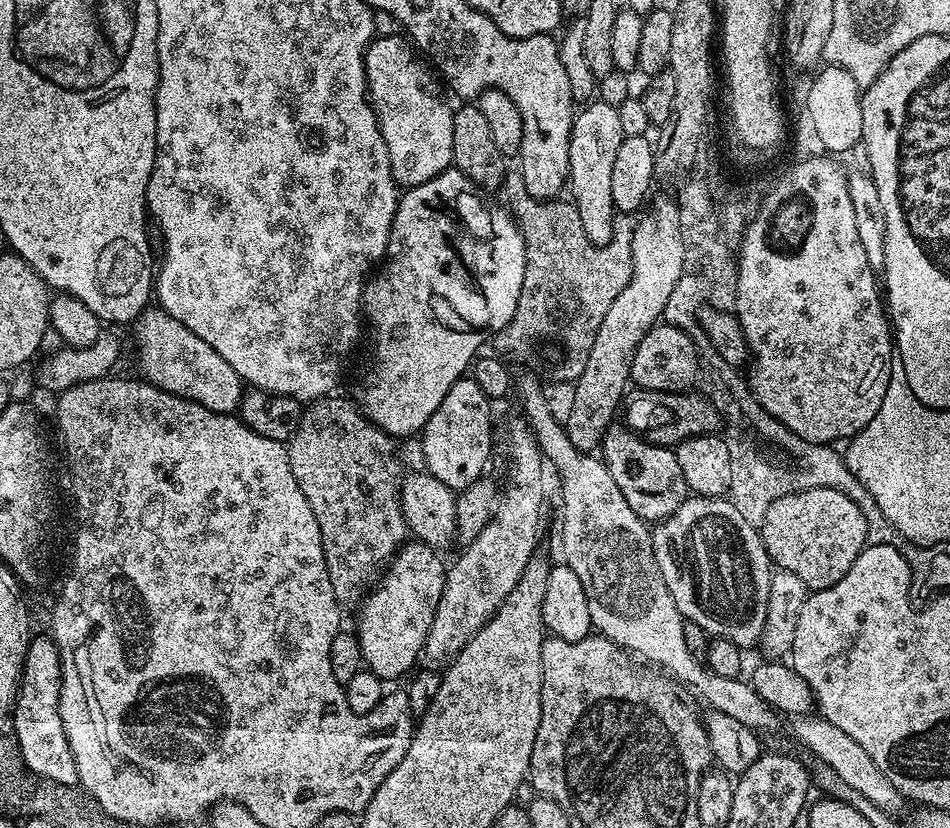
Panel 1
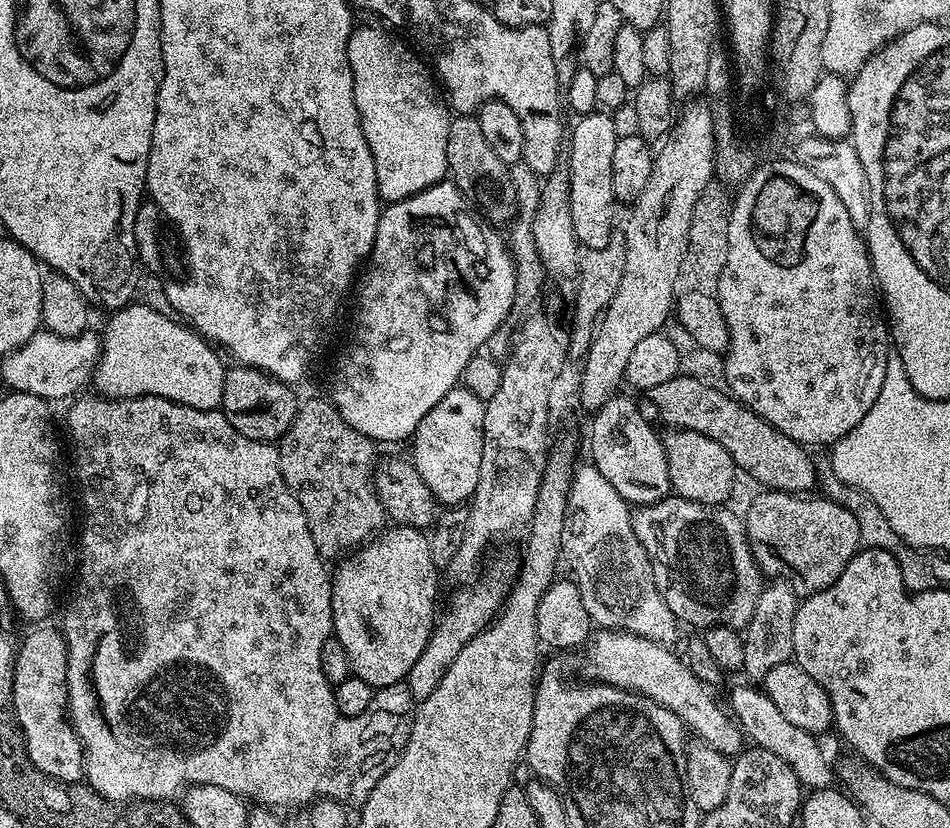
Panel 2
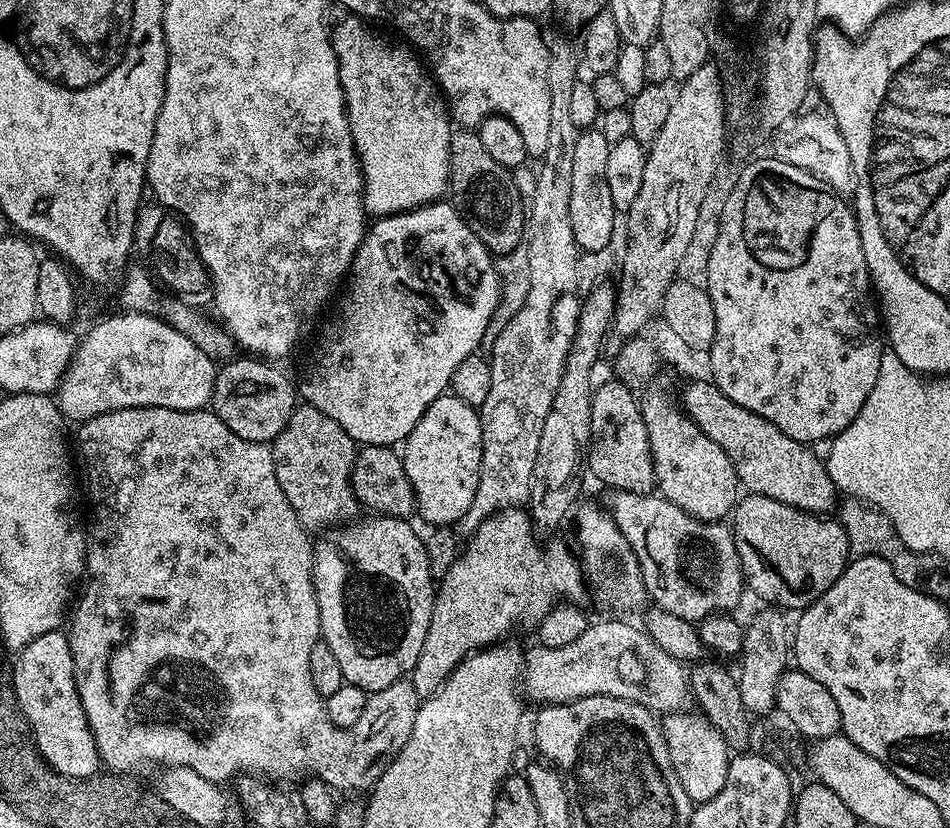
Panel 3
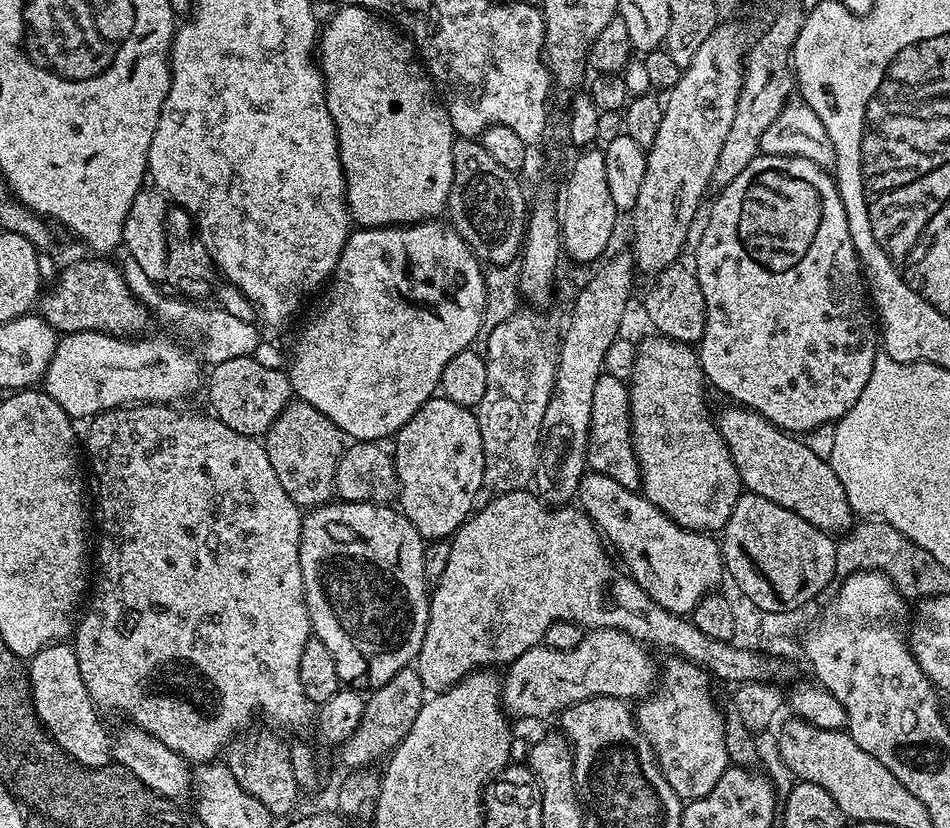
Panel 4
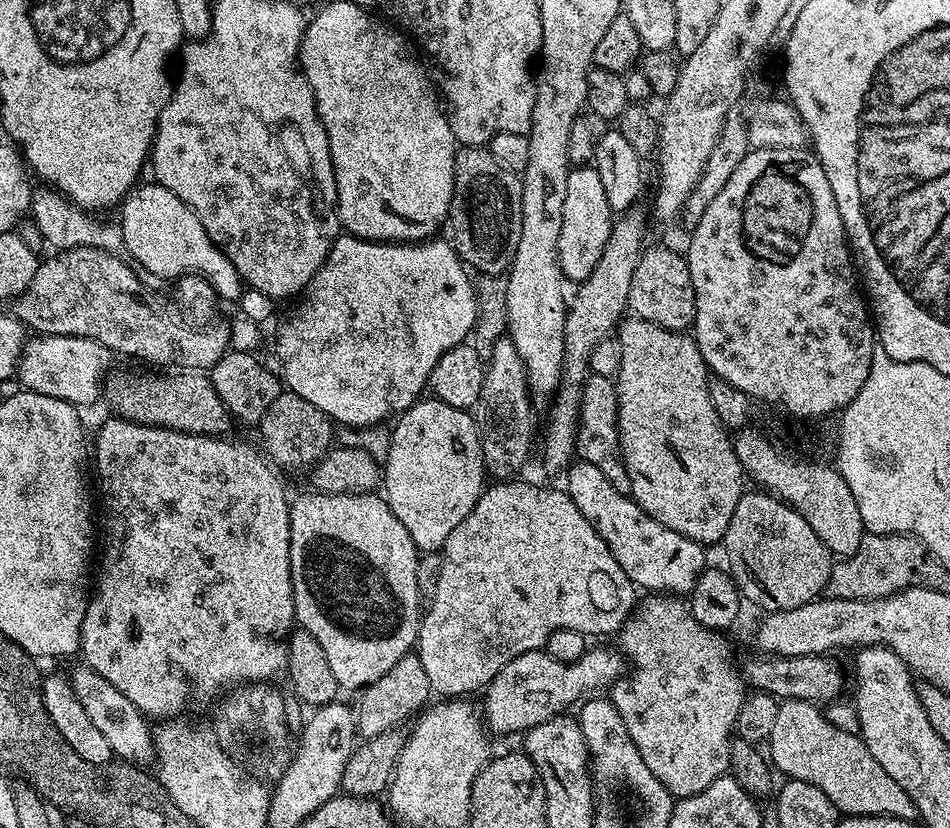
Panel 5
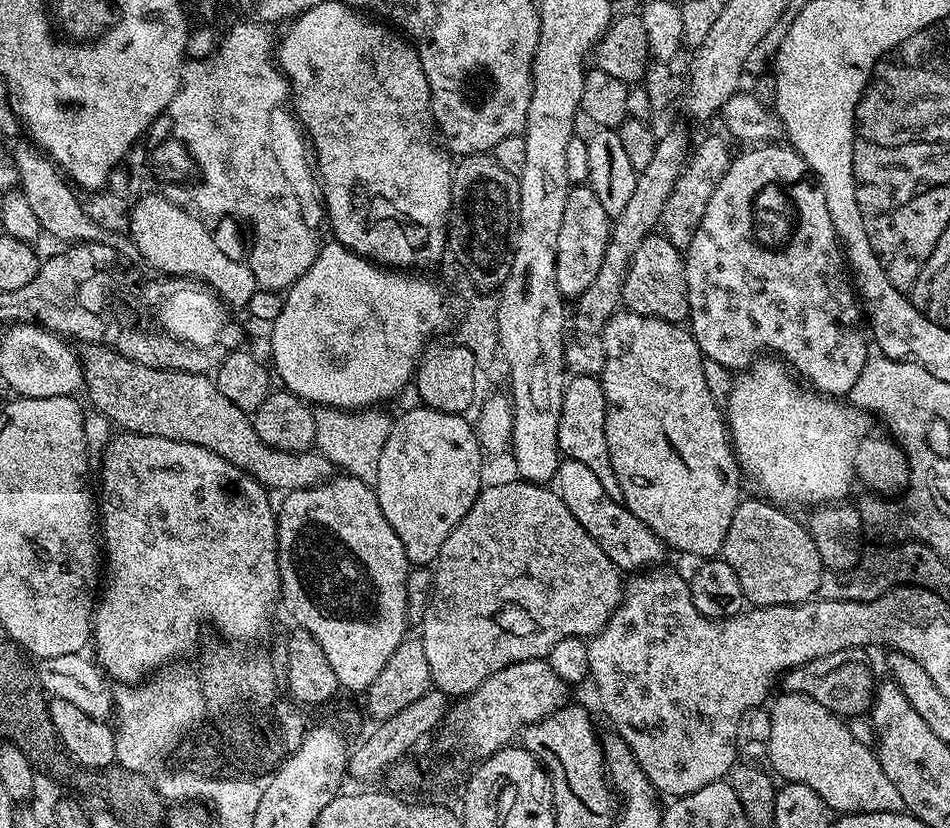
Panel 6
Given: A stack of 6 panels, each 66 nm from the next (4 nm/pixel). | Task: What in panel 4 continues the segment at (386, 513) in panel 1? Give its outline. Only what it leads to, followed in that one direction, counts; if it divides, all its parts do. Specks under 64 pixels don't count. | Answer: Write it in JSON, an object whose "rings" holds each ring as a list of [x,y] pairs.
{"rings":[[[293,398],[278,414],[274,426],[265,432],[262,443],[270,458],[270,466],[274,466],[274,474],[278,474],[278,482],[282,482],[282,490],[290,494],[290,498],[301,510],[319,508],[333,499],[336,486],[336,467],[344,457],[346,437],[340,428],[326,414],[314,410],[306,401]]]}

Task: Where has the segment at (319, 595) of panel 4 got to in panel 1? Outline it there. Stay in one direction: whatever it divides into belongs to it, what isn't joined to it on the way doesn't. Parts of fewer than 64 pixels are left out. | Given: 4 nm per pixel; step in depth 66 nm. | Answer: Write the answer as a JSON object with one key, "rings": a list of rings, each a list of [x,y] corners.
{"rings":[[[405,543],[390,561],[392,573],[389,576],[381,575],[375,587],[359,601],[360,613],[356,616],[354,633],[357,642],[360,643],[367,671],[379,676],[385,682],[396,680],[399,676],[407,677],[417,667],[416,656],[418,660],[418,654],[423,653],[424,643],[430,634],[430,626],[434,622],[434,610],[438,610],[438,598],[442,598],[446,564],[445,561],[440,561],[440,556],[441,553],[429,544]]]}

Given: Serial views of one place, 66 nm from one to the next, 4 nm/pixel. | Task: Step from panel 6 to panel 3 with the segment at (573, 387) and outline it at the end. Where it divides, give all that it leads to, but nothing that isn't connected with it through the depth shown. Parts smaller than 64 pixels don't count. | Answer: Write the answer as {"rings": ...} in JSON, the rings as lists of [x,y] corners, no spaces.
{"rings":[[[609,378],[605,384],[597,383],[592,394],[592,441],[588,444],[586,468],[609,489],[634,494],[649,494],[657,487],[656,471],[650,450],[650,438],[646,434],[646,422],[642,418],[641,401],[636,400],[637,393],[615,378]]]}

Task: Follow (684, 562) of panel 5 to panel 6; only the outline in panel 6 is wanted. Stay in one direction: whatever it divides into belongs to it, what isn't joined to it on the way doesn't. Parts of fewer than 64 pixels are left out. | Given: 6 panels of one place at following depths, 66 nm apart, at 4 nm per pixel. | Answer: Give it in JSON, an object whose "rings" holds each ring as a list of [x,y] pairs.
{"rings":[[[561,459],[554,488],[567,509],[577,518],[579,525],[586,530],[586,534],[590,534],[590,538],[602,546],[606,558],[610,558],[610,562],[614,562],[621,573],[635,574],[663,561],[660,559],[666,553],[665,544],[641,520],[634,518],[624,503],[610,498],[610,494],[602,490],[602,482],[598,482],[598,477],[582,462]]]}

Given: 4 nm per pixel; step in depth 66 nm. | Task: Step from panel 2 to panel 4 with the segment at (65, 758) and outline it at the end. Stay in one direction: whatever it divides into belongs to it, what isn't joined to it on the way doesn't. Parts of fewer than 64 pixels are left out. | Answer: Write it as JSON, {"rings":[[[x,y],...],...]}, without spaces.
{"rings":[[[68,642],[47,644],[38,654],[30,657],[26,664],[28,686],[32,690],[32,705],[36,716],[51,740],[72,760],[87,768],[101,768],[112,760],[110,732],[100,721],[97,705],[93,704],[78,670],[75,647]]]}

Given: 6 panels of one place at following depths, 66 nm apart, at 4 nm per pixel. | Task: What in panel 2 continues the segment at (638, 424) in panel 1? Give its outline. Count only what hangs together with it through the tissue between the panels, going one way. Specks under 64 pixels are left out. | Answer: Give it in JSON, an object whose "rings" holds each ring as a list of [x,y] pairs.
{"rings":[[[676,375],[670,382],[662,382],[662,386],[647,389],[648,405],[643,405],[645,416],[657,416],[672,430],[685,428],[698,434],[706,434],[706,438],[714,438],[718,446],[730,454],[737,469],[741,473],[749,472],[765,489],[778,492],[794,492],[808,494],[818,484],[818,464],[808,457],[809,449],[803,444],[794,442],[786,434],[782,434],[770,422],[766,422],[754,410],[750,410],[727,391],[719,392],[706,386],[697,378]]]}

